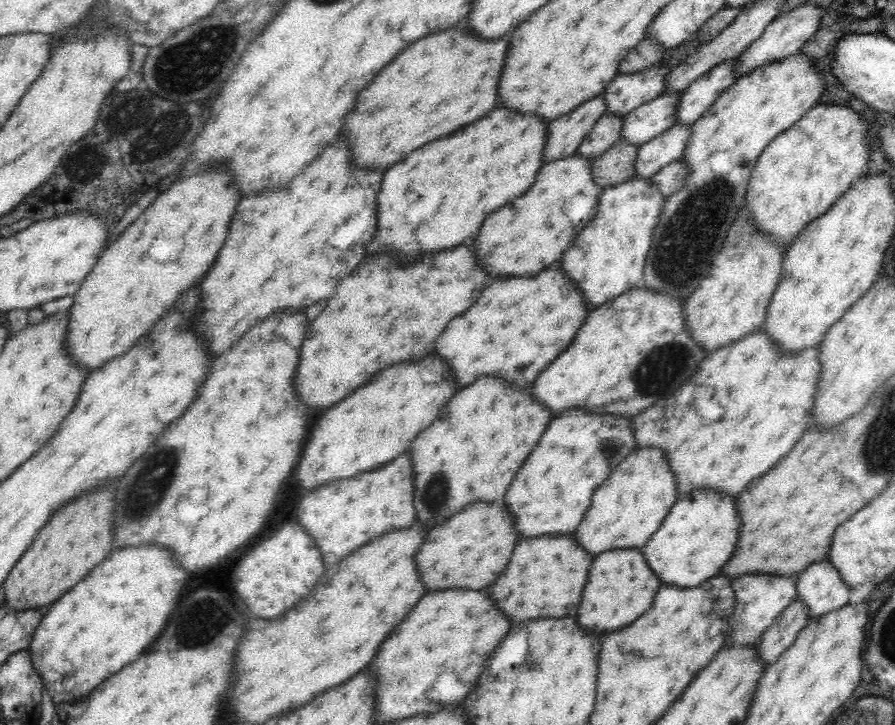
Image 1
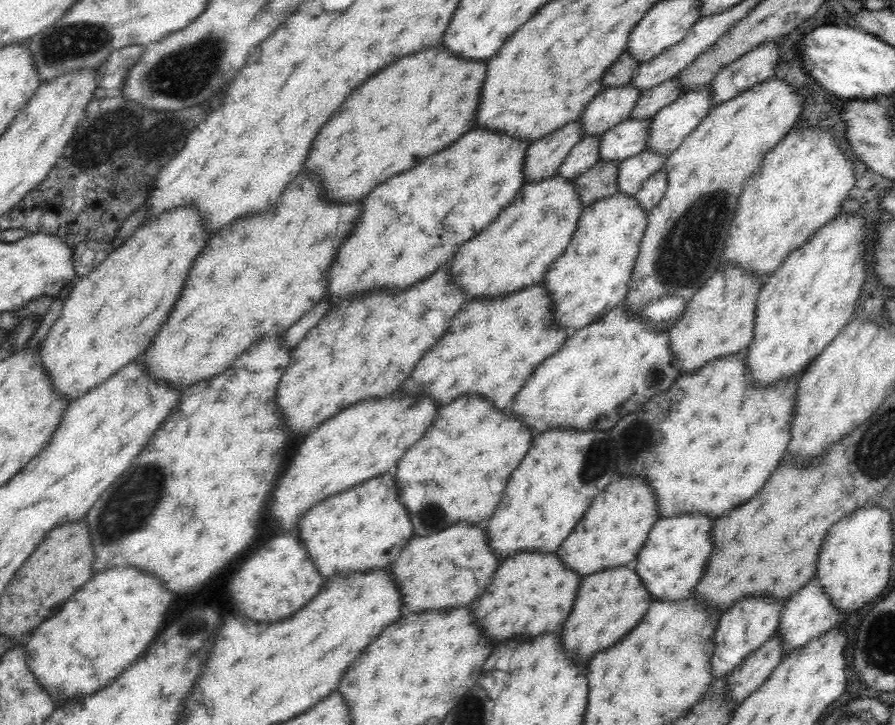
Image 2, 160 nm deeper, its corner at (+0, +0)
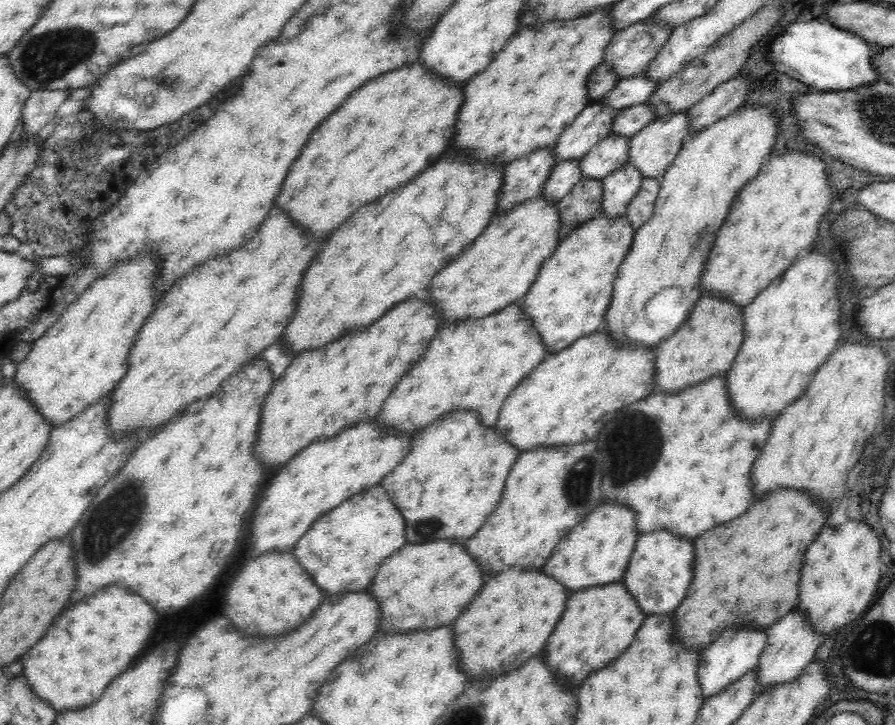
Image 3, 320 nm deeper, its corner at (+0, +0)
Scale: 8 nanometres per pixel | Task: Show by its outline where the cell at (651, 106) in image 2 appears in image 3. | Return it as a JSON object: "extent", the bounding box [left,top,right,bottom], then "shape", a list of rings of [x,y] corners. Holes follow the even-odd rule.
{"extent":[610,103,654,138],"shape":[[[648,103],[619,110],[610,124],[610,135],[631,138],[639,130],[654,122],[654,111]]]}

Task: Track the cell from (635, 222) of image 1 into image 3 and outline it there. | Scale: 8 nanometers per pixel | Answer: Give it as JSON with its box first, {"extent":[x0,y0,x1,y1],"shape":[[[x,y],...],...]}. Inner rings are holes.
{"extent":[519,213,634,356],"shape":[[[599,213],[576,230],[569,232],[568,236],[558,243],[554,252],[541,264],[536,280],[528,288],[526,296],[523,296],[519,304],[521,304],[522,314],[530,319],[532,329],[544,343],[548,356],[554,356],[554,353],[563,351],[579,338],[588,336],[602,327],[604,312],[612,298],[612,282],[616,278],[616,270],[624,260],[624,256],[628,254],[633,236],[634,231],[630,228],[630,223],[625,216],[610,219]]]}

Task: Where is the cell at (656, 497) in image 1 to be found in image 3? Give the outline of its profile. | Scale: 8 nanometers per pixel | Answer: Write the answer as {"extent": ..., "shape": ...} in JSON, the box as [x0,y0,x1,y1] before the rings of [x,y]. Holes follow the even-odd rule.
{"extent":[542,502,638,592],"shape":[[[602,502],[600,507],[590,512],[584,522],[572,527],[572,532],[564,536],[564,540],[560,540],[552,556],[546,560],[542,572],[572,592],[616,582],[626,572],[629,556],[638,537],[632,510],[624,505]]]}

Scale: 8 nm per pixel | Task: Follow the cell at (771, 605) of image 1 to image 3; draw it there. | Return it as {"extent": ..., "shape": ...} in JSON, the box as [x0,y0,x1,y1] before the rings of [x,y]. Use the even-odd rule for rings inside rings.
{"extent":[698,628,767,701],"shape":[[[732,628],[720,636],[710,648],[706,648],[700,656],[698,664],[698,685],[704,701],[711,699],[725,691],[727,686],[733,685],[744,675],[747,675],[752,669],[756,668],[760,655],[767,644],[767,633],[758,630],[746,630],[746,628]]]}

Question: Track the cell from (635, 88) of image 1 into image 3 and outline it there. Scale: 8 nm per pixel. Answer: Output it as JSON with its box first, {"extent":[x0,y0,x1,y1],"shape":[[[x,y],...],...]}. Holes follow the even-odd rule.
{"extent":[550,102,614,162],"shape":[[[590,102],[550,147],[555,162],[580,161],[584,158],[592,147],[610,135],[614,116],[610,107],[604,109],[598,102]]]}

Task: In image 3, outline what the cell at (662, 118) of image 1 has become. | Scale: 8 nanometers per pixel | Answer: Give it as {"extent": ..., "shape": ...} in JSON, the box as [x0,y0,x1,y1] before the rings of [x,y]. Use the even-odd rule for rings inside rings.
{"extent":[580,135,629,179],"shape":[[[608,135],[580,160],[582,179],[603,179],[627,162],[629,138]]]}

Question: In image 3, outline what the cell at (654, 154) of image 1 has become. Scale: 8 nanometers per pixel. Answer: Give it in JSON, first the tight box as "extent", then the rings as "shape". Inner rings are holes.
{"extent":[600,163,642,219],"shape":[[[626,163],[601,181],[600,213],[610,219],[624,217],[628,205],[640,190],[642,175],[630,163]]]}

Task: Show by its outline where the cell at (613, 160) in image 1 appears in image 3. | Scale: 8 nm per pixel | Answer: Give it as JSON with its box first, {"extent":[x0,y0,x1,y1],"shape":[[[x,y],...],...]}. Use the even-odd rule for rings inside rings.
{"extent":[556,179,601,242],"shape":[[[580,179],[570,194],[556,202],[556,217],[560,217],[558,242],[564,240],[569,232],[599,215],[600,196],[601,179]]]}

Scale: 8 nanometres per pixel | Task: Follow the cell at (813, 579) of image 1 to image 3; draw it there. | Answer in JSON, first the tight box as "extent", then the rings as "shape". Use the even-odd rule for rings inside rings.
{"extent":[756,611,826,695],"shape":[[[790,611],[776,621],[767,631],[767,644],[760,655],[756,670],[756,695],[784,683],[791,683],[803,674],[805,668],[816,659],[817,650],[826,648],[824,640],[816,635],[806,617],[800,611]]]}

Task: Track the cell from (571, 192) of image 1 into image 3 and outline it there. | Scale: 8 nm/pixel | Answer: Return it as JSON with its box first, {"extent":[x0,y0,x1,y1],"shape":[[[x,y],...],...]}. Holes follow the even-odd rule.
{"extent":[428,197,560,320],"shape":[[[538,197],[527,200],[511,211],[499,217],[492,217],[486,228],[476,240],[472,241],[452,264],[448,264],[440,274],[434,276],[428,294],[432,304],[436,306],[436,317],[440,320],[468,320],[468,318],[483,319],[492,313],[500,312],[514,302],[519,302],[526,296],[538,276],[541,264],[554,252],[558,246],[558,228],[560,217],[556,217],[556,204]]]}

